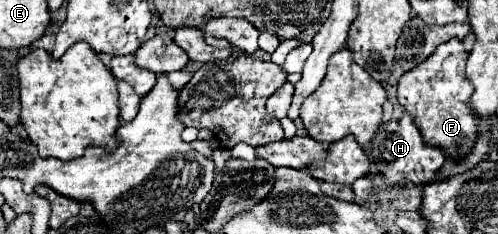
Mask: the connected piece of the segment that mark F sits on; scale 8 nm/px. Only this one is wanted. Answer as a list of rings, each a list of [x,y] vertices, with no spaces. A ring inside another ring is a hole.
[[[454,38],[440,44],[428,60],[406,72],[398,82],[398,102],[406,112],[412,114],[416,126],[422,130],[424,142],[440,148],[452,160],[464,154],[464,146],[472,150],[478,134],[478,118],[470,106],[472,84],[464,74],[466,58],[468,54],[464,52],[462,42]]]

